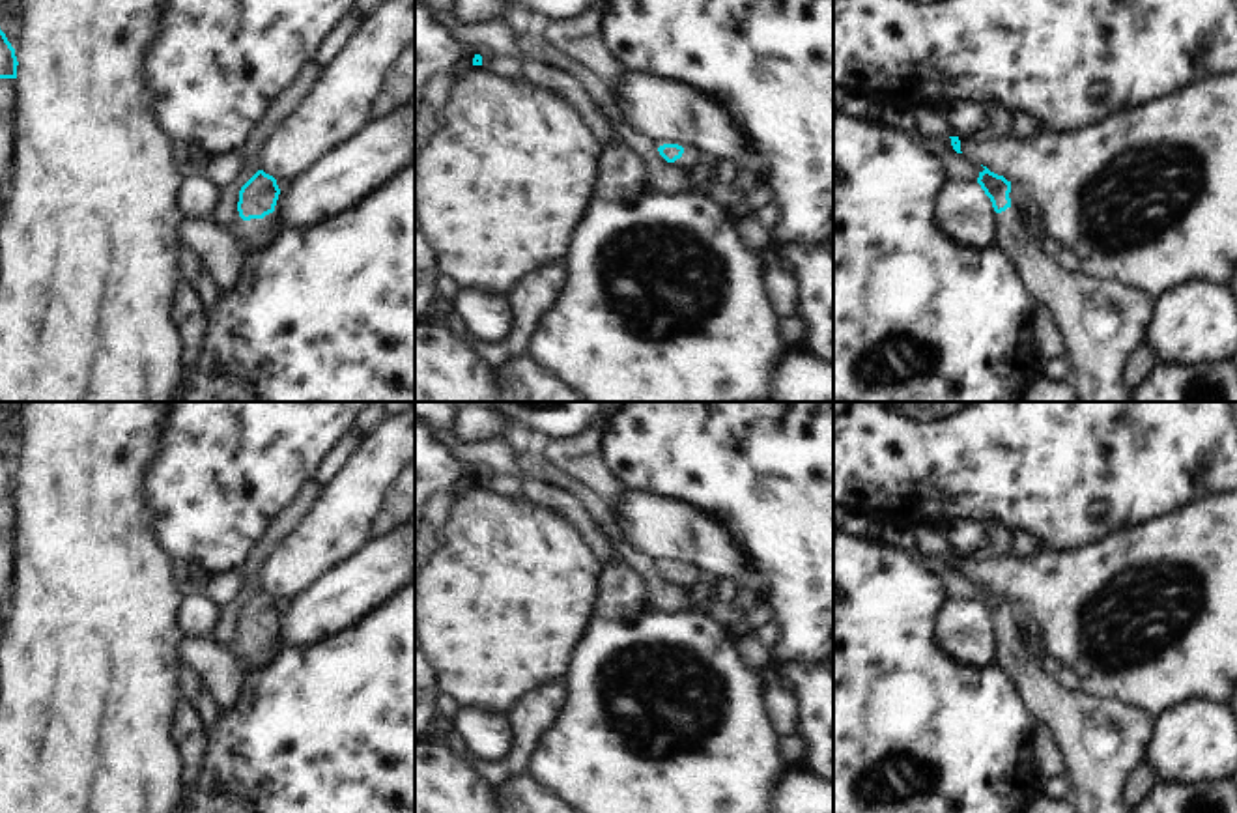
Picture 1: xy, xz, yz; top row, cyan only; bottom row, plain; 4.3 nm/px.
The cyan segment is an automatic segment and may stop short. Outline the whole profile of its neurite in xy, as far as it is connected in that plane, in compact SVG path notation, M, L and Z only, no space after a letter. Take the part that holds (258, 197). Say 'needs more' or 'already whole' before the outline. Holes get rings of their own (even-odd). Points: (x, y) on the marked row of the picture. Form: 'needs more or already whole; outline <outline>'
needs more; outline M258 170L239 191L237 211L243 219L239 230L247 249L267 249L280 234L269 234L280 189L277 179L263 170Z

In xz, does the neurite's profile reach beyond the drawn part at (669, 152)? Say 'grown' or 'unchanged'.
grown

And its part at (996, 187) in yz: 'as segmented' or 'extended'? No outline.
extended

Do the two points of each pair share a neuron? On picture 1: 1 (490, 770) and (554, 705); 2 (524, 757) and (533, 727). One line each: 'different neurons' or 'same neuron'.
1: same neuron
2: same neuron

